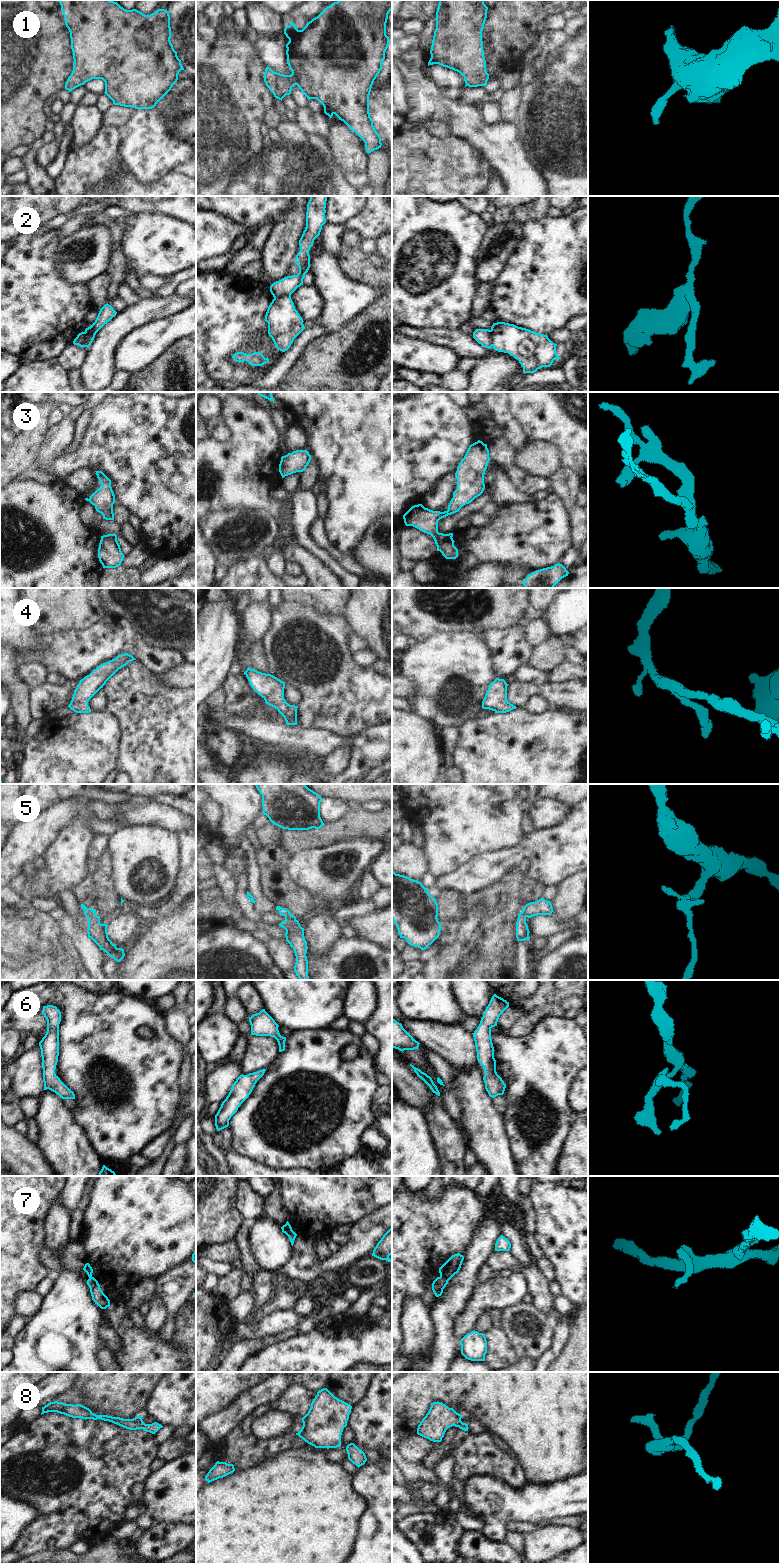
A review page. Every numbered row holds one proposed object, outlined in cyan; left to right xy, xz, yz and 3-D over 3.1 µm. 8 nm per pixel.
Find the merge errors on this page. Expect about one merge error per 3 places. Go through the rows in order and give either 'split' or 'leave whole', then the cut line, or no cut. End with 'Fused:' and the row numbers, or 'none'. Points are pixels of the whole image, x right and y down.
1: leave whole; no cut
2: split; cut in xz along (290, 296), (283, 295), (274, 298)
3: leave whole; no cut
4: leave whole; no cut
5: split; cut in xz along (290, 913), (285, 916)
6: leave whole; no cut
7: split; cut in yz along (440, 1276), (448, 1280)
8: leave whole; no cut
Fused: 2, 5, 7

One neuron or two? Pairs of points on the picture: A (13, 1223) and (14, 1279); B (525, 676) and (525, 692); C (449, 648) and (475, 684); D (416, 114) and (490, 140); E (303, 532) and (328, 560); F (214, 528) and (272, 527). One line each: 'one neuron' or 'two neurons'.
A: one neuron
B: two neurons
C: one neuron
D: one neuron
E: one neuron
F: one neuron

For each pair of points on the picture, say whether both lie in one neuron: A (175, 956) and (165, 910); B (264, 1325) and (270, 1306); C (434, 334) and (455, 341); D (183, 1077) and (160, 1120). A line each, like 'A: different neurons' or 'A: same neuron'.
A: different neurons
B: different neurons
C: same neuron
D: different neurons

